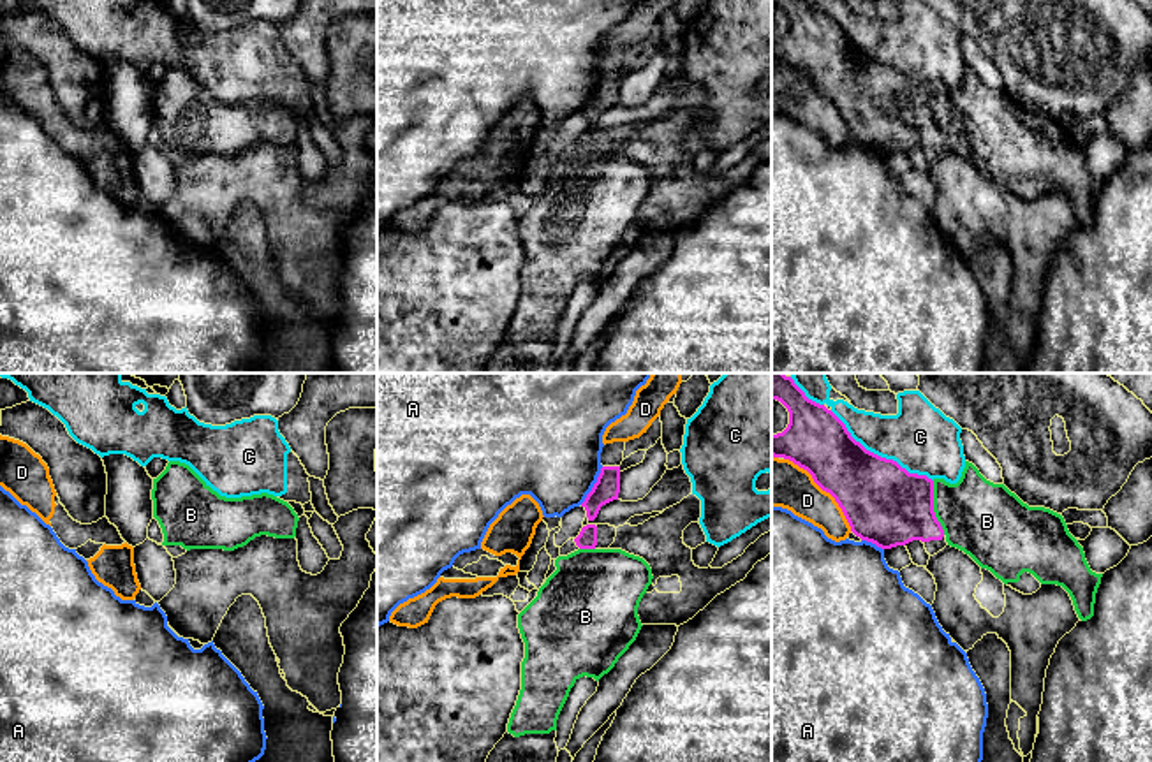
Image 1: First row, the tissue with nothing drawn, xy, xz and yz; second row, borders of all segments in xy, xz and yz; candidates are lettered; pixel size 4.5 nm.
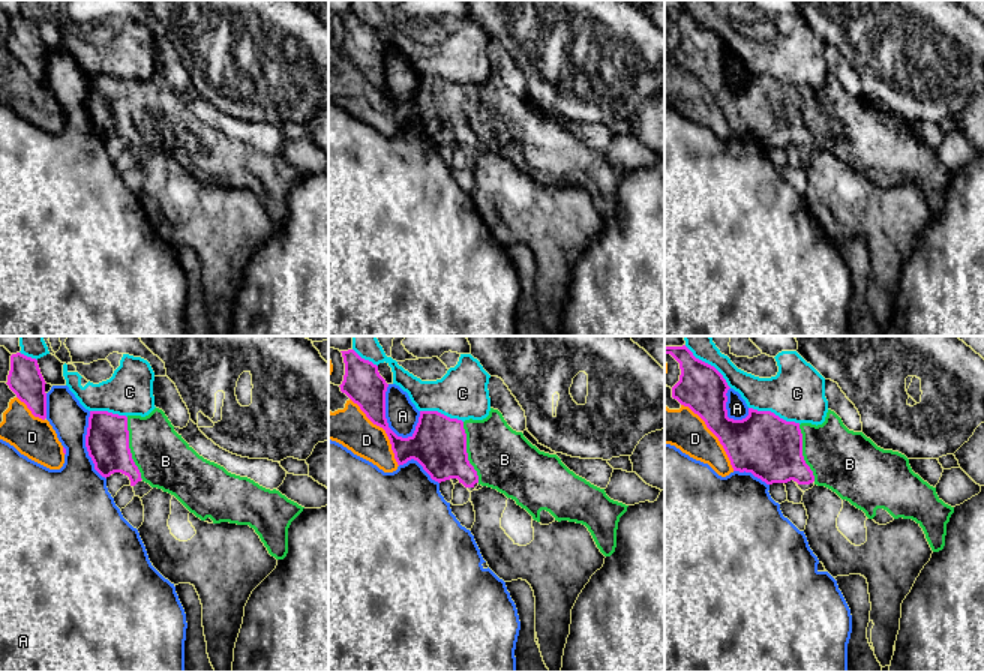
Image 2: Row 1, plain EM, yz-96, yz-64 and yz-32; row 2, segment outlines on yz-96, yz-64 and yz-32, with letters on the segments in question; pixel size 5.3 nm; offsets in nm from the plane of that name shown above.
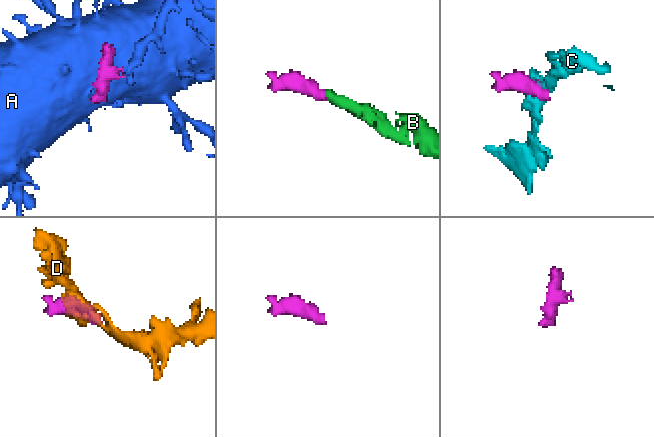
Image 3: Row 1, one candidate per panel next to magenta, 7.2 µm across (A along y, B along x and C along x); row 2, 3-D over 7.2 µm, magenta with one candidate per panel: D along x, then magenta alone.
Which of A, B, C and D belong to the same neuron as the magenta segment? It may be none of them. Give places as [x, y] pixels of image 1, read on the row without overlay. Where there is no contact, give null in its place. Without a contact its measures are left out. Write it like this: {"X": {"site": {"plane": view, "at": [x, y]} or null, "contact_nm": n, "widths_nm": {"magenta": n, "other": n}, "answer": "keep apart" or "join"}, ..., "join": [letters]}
{"A": {"site": {"plane": "xz", "at": [594, 92]}, "contact_nm": 200, "widths_nm": {"magenta": 120, "other": 440}, "answer": "keep apart"}, "B": {"site": {"plane": "yz", "at": [932, 113]}, "contact_nm": 260, "widths_nm": {"magenta": 360, "other": 340}, "answer": "join"}, "C": {"site": {"plane": "yz", "at": [879, 62]}, "contact_nm": 550, "widths_nm": {"magenta": 360, "other": 300}, "answer": "keep apart"}, "D": {"site": {"plane": "yz", "at": [825, 95]}, "contact_nm": 460, "widths_nm": {"magenta": 360, "other": 220}, "answer": "keep apart"}, "join": ["B"]}

